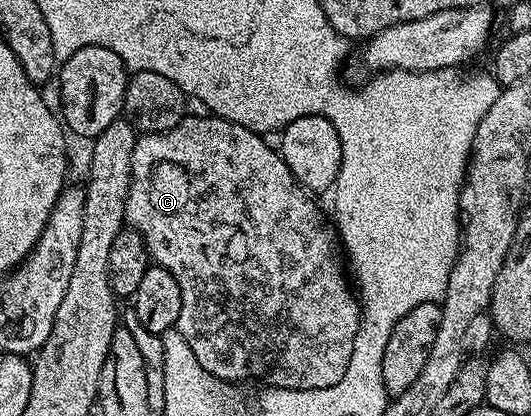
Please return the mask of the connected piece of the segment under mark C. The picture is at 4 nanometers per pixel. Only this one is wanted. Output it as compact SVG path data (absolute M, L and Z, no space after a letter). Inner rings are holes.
M212 113L200 114L186 114L179 125L166 131L145 133L138 138L133 150L133 179L129 183L129 196L125 199L125 222L143 237L150 260L156 266L167 269L167 273L179 281L183 305L179 309L175 329L183 341L191 345L191 353L195 353L195 361L203 370L230 385L242 385L253 378L266 379L264 382L268 386L279 389L327 389L327 385L335 385L335 381L341 380L343 373L347 373L347 365L351 365L351 349L355 349L355 337L363 318L358 296L349 292L349 283L345 280L346 268L343 266L338 236L330 224L329 227L325 224L313 200L316 198L297 182L291 169L287 169L280 150L274 144L272 147L264 134Z

